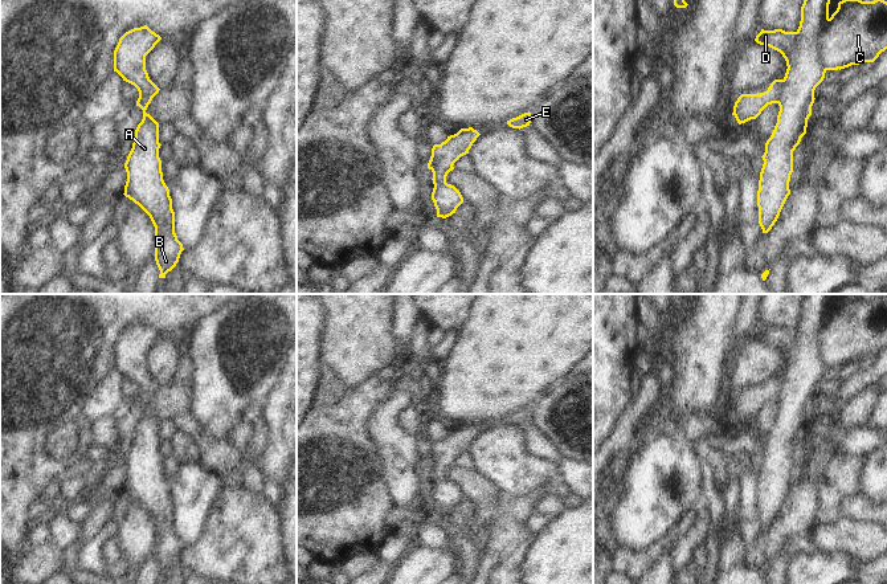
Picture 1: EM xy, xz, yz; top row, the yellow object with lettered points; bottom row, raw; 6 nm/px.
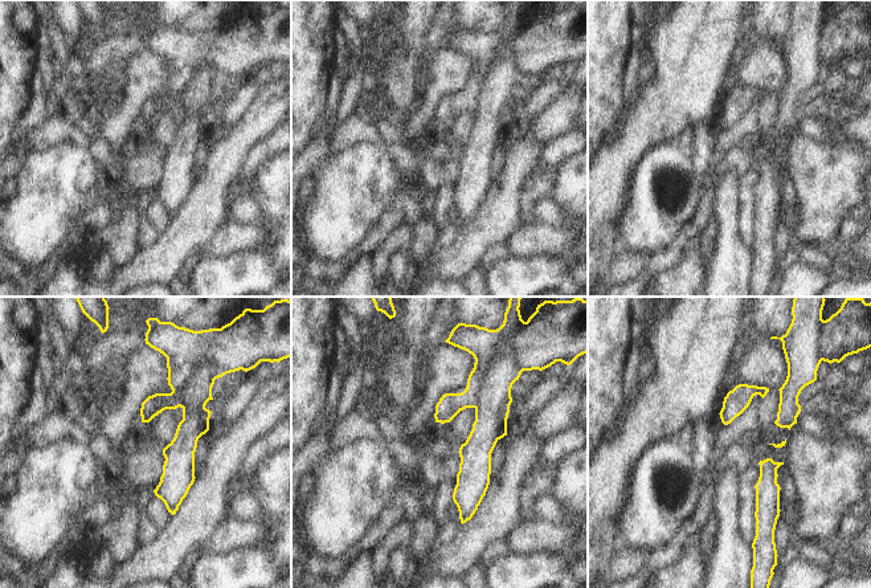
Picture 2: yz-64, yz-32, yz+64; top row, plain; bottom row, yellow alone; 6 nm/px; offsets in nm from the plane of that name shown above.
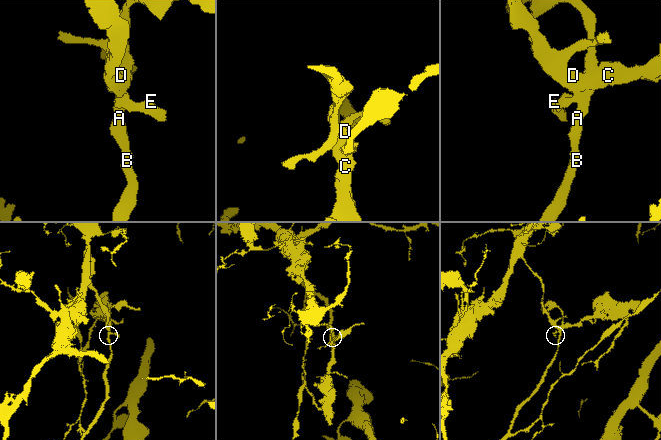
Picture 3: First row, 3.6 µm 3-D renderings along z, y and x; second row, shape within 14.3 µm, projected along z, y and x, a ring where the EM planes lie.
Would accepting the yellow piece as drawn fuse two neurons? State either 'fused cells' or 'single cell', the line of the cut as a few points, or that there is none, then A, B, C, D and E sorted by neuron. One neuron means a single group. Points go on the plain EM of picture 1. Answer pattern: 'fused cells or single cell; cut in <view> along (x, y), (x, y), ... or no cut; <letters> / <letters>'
fused cells; cut in yz along (829, 315), (820, 334), (820, 356), (825, 366); A B / C D E

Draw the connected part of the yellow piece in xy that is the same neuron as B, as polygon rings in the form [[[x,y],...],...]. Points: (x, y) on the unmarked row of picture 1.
[[[139,401],[139,404],[143,407],[143,416],[135,426],[135,437],[124,460],[127,478],[123,491],[138,501],[150,512],[155,523],[155,558],[160,567],[159,575],[165,575],[165,571],[179,559],[184,544],[175,530],[172,495],[169,493],[169,486],[163,477],[162,457],[159,454],[159,445],[162,442],[159,440],[159,420],[146,409],[148,403],[142,404]]]

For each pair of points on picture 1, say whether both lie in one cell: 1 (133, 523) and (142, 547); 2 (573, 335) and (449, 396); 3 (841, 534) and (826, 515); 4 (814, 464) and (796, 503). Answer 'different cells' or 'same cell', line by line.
1: same cell
2: same cell
3: different cells
4: same cell

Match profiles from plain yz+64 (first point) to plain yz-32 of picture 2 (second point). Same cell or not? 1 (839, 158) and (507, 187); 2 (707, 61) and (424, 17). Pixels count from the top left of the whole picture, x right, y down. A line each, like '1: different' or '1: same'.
1: different
2: same

